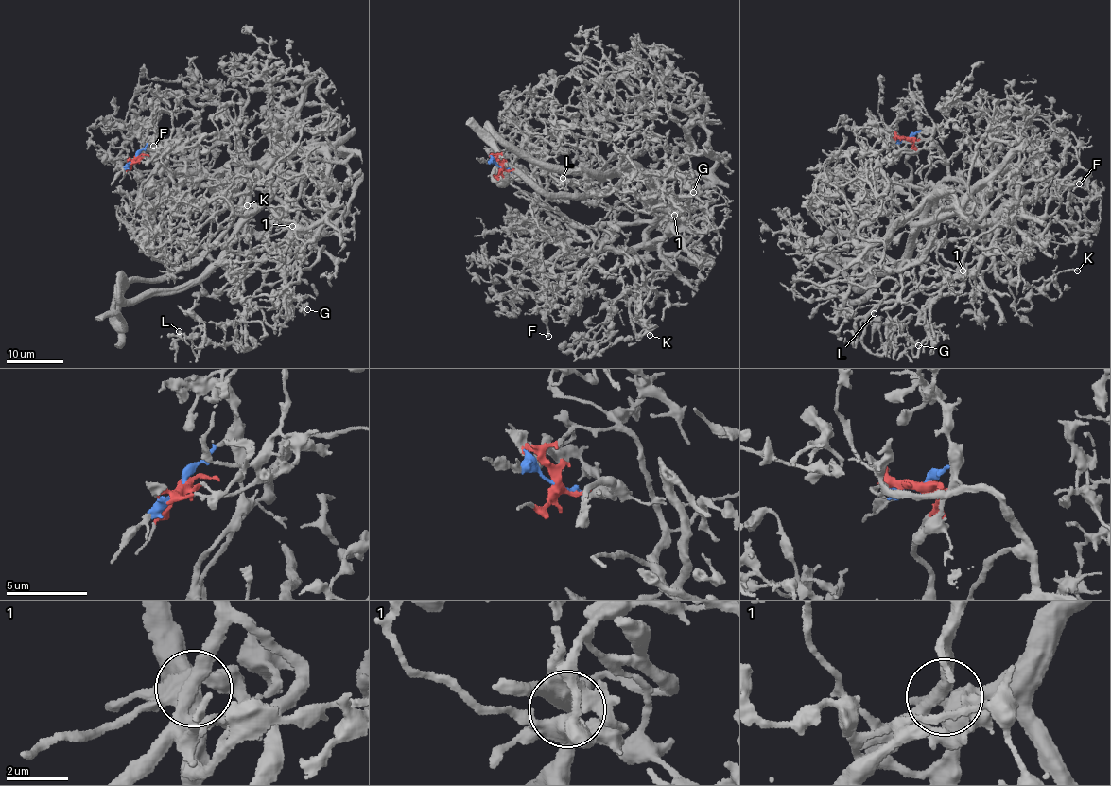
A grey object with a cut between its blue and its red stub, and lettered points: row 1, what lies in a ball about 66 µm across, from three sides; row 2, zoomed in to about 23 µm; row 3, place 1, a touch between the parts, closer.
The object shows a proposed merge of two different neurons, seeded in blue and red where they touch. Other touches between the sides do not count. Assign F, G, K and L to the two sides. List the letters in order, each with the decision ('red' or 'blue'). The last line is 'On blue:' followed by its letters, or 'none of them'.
F: blue
G: red
K: blue
L: red
On blue: F, K

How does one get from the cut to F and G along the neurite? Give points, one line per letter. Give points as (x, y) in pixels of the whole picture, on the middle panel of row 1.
F: (501, 167), (523, 171), (518, 166), (511, 177), (514, 186), (560, 211), (599, 247), (550, 305), (548, 336)
G: (501, 167), (528, 150), (541, 203), (585, 227), (678, 212), (612, 187), (647, 213), (675, 170), (694, 193)

